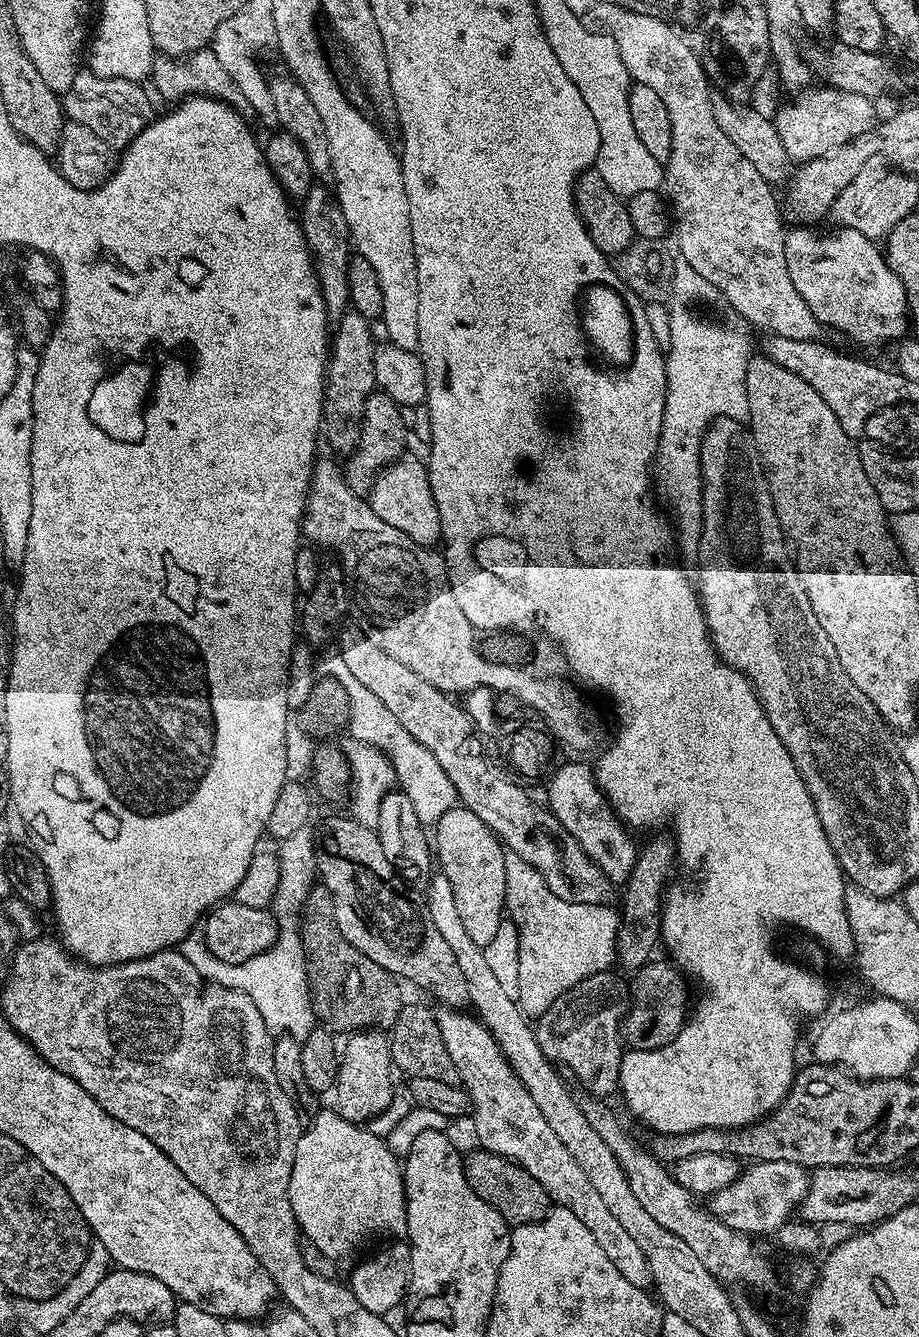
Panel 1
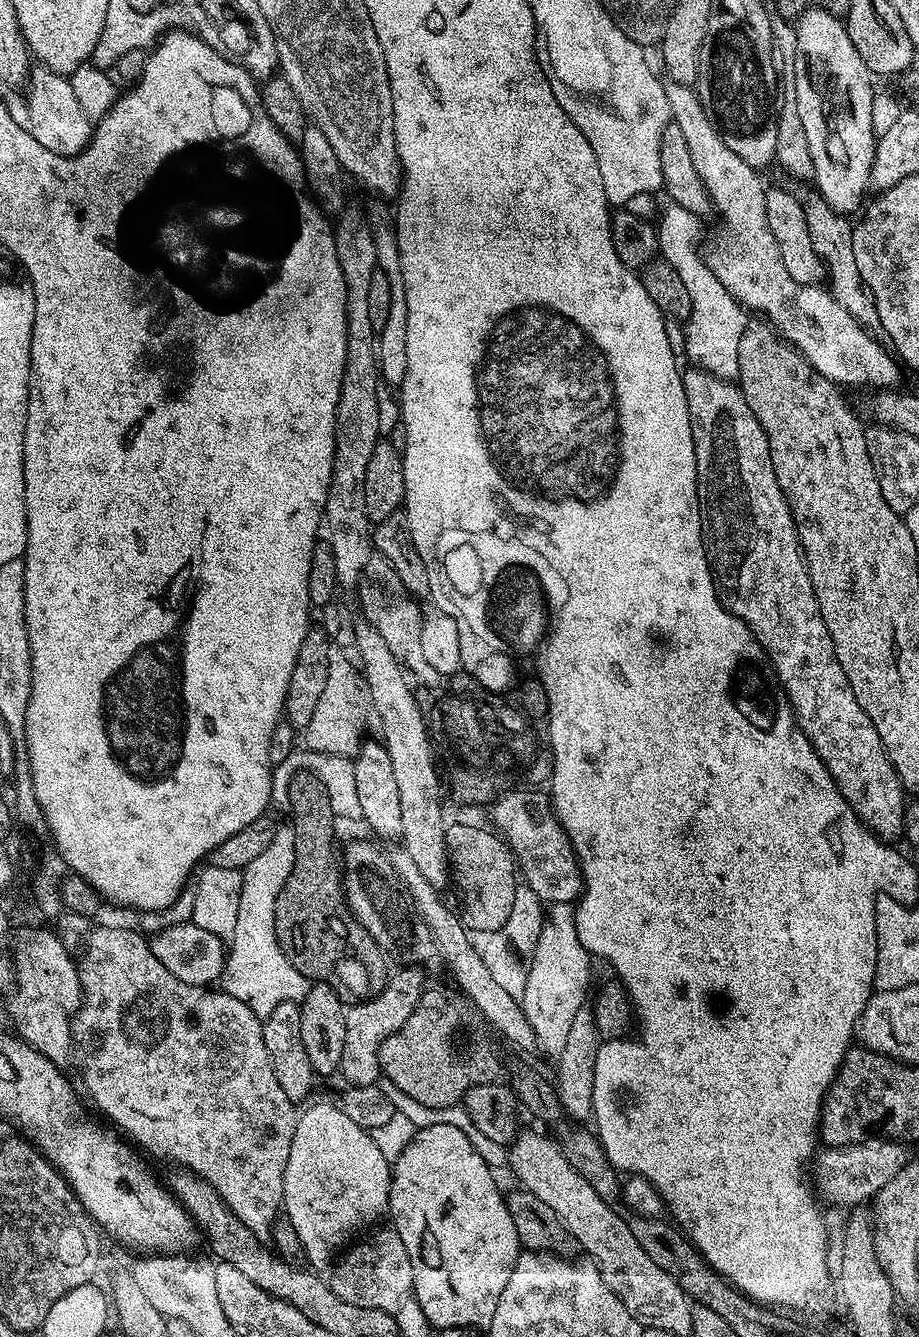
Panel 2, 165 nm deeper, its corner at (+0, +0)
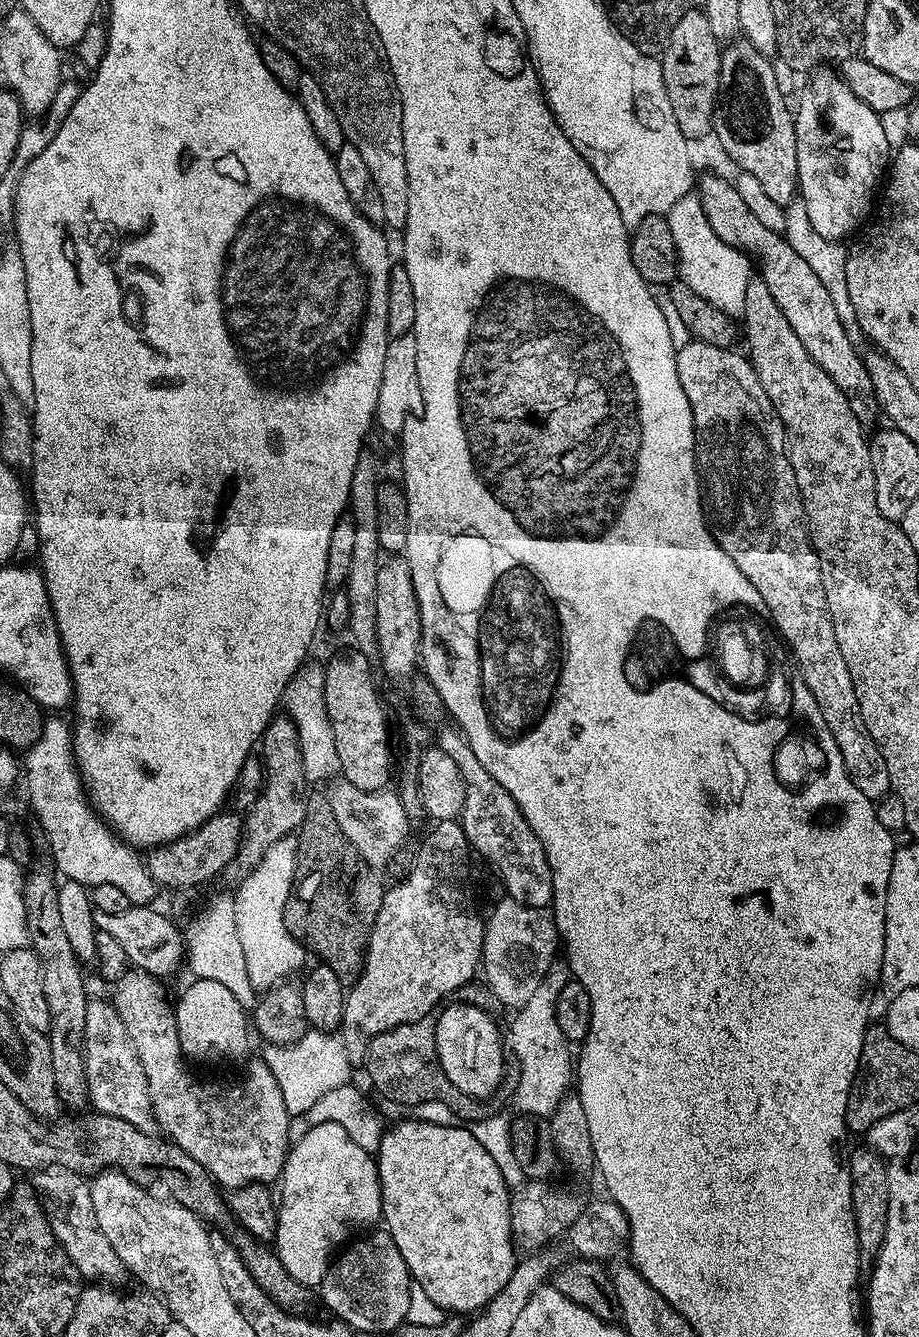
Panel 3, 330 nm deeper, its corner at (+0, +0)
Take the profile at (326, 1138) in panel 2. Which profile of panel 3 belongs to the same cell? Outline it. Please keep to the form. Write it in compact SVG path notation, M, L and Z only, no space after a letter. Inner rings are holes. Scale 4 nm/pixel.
M322 1122L299 1136L289 1147L278 1187L280 1192L278 1188L274 1241L276 1257L280 1259L282 1266L286 1266L286 1274L290 1274L294 1282L303 1284L309 1290L319 1289L326 1270L332 1264L334 1253L349 1239L347 1236L359 1228L368 1228L375 1220L377 1223L381 1219L380 1175L373 1153L354 1142L338 1122Z

